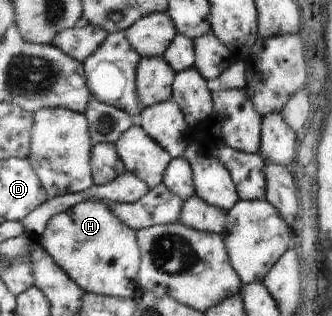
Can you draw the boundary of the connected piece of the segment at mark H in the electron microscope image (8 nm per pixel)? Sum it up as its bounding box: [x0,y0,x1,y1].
[41,201,143,298]

